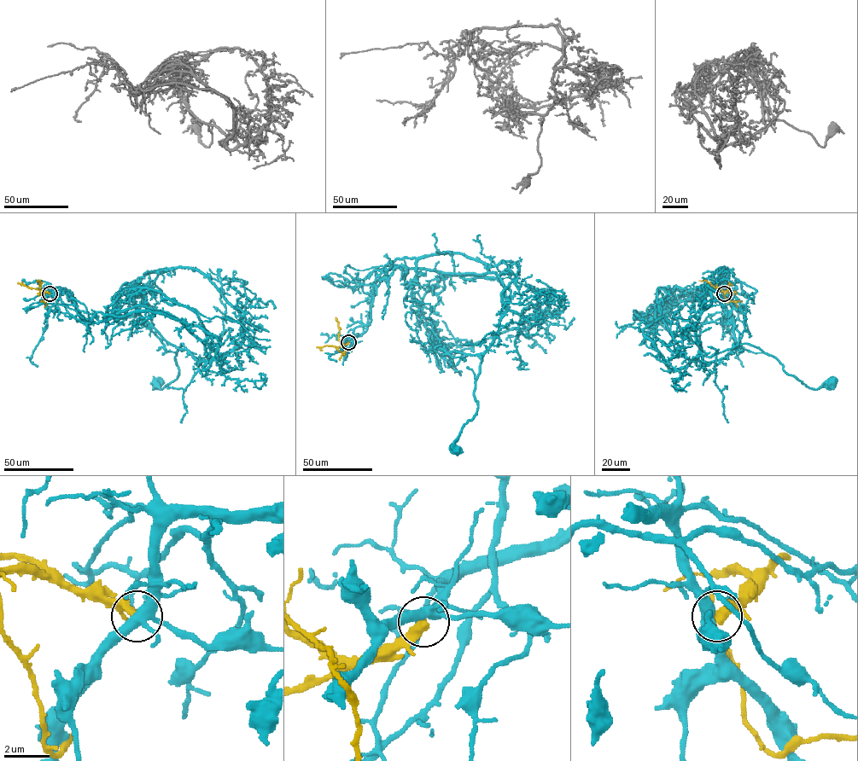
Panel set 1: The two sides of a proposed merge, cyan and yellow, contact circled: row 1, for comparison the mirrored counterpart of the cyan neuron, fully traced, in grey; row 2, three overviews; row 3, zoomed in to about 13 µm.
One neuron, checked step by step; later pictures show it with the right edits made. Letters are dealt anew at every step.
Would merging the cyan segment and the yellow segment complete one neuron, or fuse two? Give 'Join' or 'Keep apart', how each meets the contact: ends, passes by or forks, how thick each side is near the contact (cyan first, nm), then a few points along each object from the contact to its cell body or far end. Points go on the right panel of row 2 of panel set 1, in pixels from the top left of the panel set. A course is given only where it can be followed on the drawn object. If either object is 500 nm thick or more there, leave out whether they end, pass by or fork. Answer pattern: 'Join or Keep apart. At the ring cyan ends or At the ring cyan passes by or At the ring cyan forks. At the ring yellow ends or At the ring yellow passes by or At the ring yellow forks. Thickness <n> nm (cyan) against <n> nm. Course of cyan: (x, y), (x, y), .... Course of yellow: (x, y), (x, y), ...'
Keep apart. At the ring cyan forks. At the ring yellow ends. Thickness 400 nm (cyan) against 440 nm. Course of cyan: (723, 293), (687, 293), (649, 322), (703, 287), (732, 317), (735, 349), (760, 348), (810, 388), (832, 380). Course of yellow: (724, 293), (725, 291), (724, 295), (727, 302), (742, 301)

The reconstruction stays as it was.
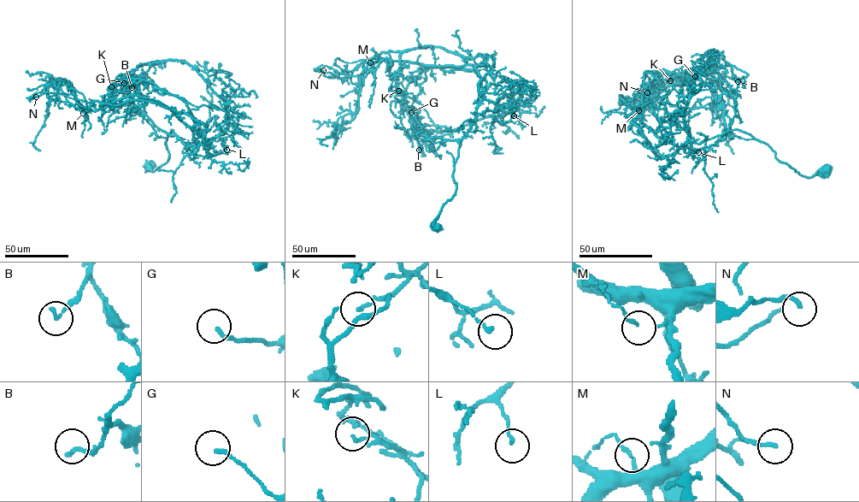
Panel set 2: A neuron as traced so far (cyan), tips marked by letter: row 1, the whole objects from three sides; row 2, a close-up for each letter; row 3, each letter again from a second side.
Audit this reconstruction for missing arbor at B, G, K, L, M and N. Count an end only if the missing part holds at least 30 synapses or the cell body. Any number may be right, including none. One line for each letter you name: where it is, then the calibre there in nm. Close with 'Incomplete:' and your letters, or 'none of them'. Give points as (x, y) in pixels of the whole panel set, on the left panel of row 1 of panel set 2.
Incomplete: none of them

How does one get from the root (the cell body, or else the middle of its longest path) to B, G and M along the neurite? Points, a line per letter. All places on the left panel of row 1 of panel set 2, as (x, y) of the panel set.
B: (149, 164), (154, 171), (167, 161), (167, 138), (172, 129), (174, 133), (161, 131), (135, 105), (132, 87)
G: (149, 164), (154, 171), (167, 161), (167, 138), (172, 129), (174, 133), (161, 131), (131, 101), (124, 83)
M: (149, 164), (154, 171), (167, 161), (174, 133), (131, 101), (128, 79), (108, 88), (117, 100), (83, 113)

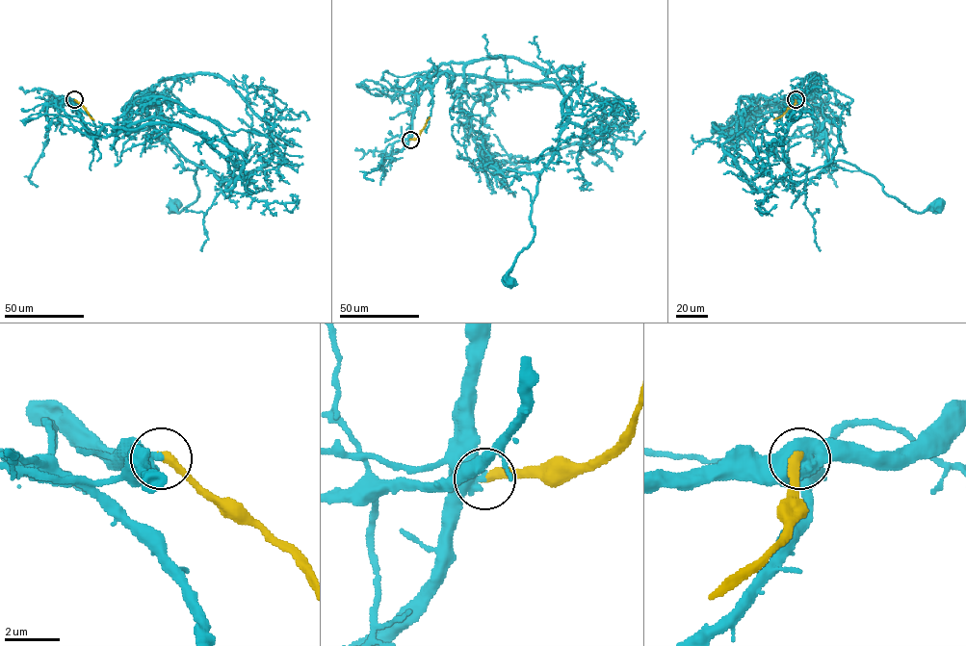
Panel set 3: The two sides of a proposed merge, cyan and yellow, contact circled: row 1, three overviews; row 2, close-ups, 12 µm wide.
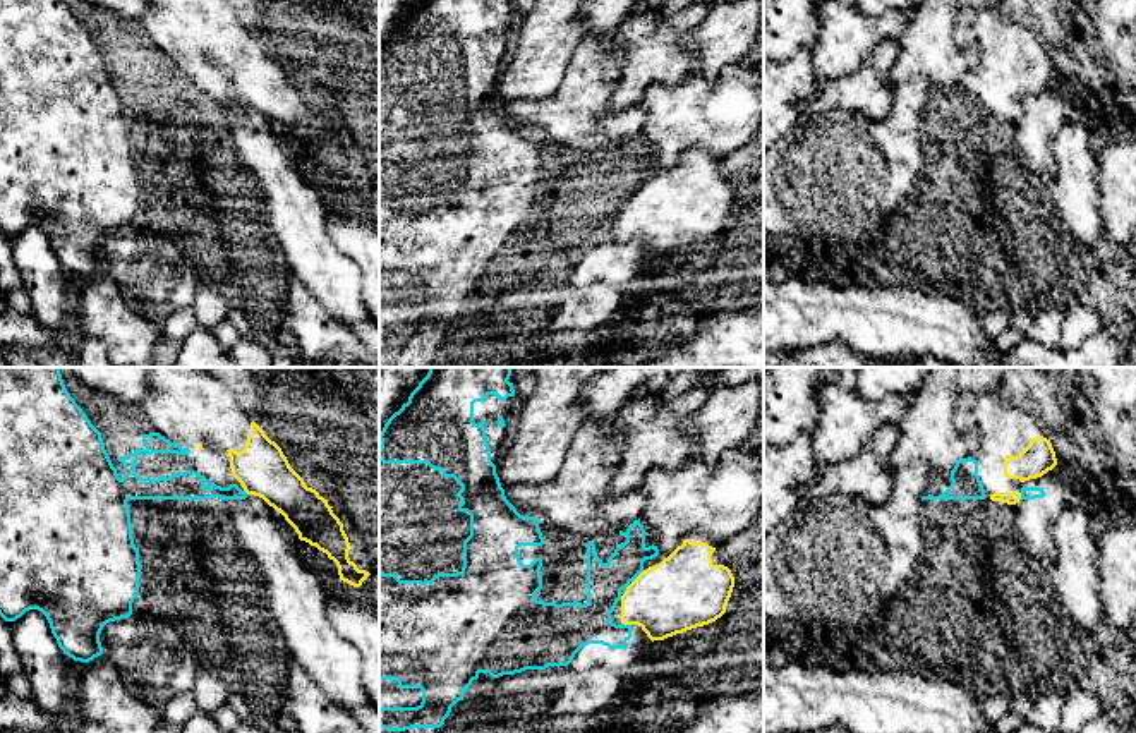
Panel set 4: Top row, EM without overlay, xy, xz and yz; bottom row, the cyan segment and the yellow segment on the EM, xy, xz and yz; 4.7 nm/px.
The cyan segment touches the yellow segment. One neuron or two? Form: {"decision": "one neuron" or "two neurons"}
{"decision": "two neurons"}

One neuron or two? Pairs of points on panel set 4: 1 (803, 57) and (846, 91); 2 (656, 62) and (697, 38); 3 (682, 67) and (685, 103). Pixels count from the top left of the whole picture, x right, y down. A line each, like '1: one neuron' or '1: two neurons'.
1: two neurons
2: two neurons
3: two neurons

